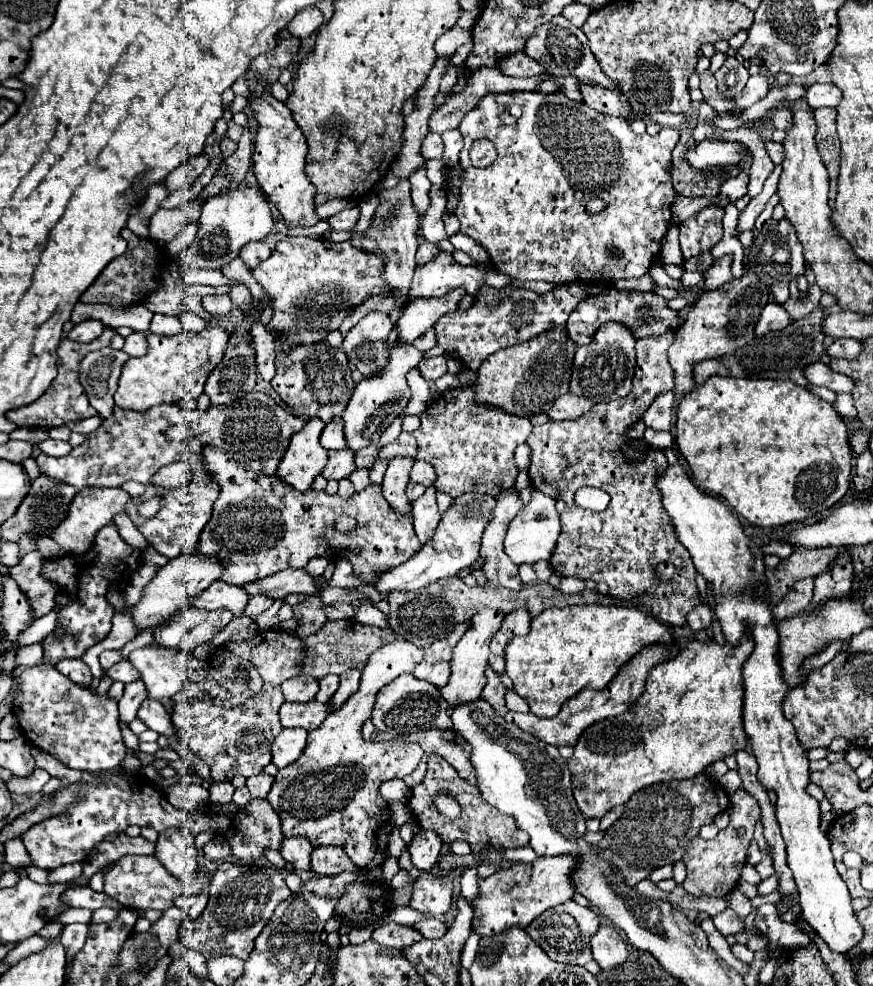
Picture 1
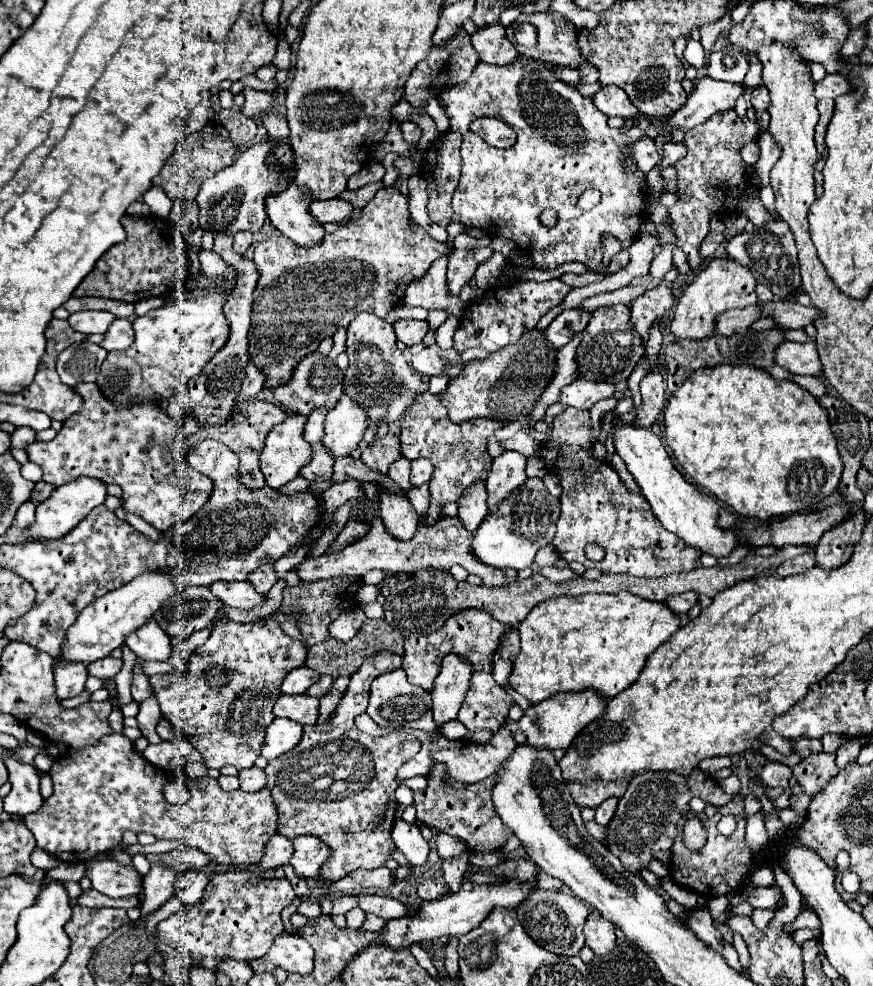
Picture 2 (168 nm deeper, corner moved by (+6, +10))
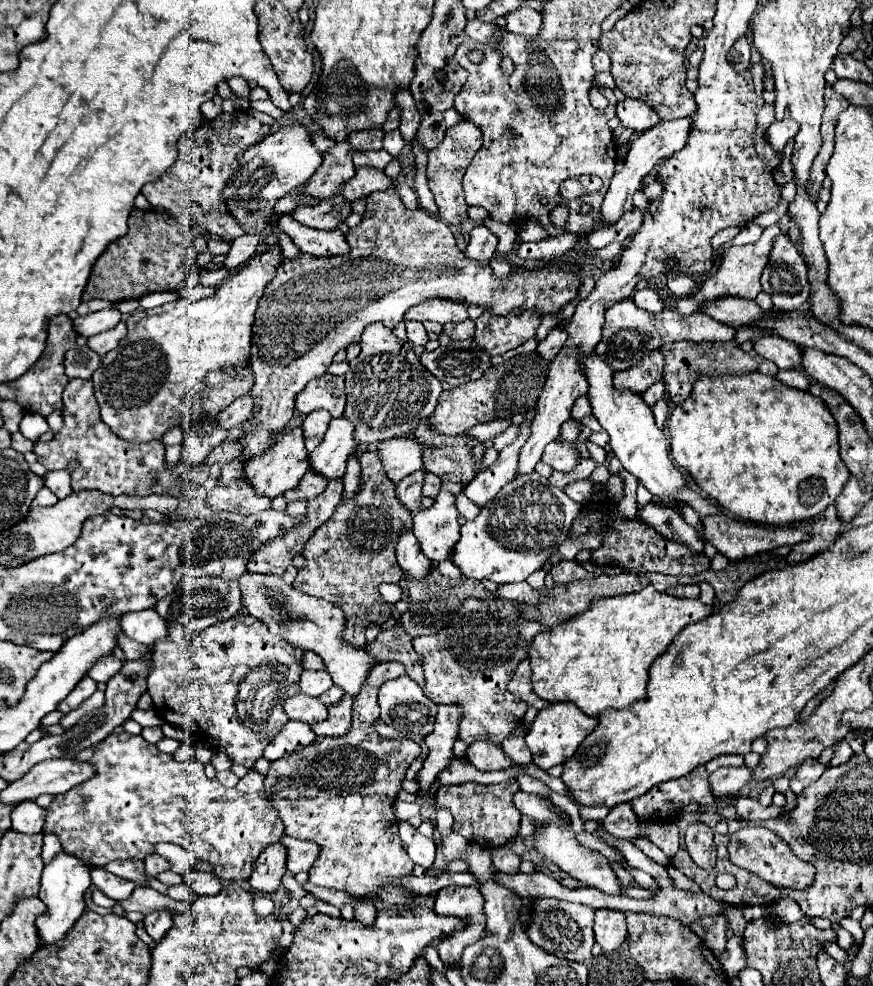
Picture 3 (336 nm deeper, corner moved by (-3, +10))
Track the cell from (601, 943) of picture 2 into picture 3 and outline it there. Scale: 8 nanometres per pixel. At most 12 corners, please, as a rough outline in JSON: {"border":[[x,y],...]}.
{"border":[[596,910],[594,934],[606,952],[626,942],[624,912]]}

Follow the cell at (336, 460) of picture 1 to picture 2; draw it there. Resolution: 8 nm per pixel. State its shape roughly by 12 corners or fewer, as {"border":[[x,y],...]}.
{"border":[[311,444],[313,460],[301,470],[307,480],[327,480],[333,474],[333,454]]}

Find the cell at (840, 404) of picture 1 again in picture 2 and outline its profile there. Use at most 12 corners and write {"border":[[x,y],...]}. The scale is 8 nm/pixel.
{"border":[[793,376],[793,382],[803,386],[815,398],[827,394],[823,378]]}

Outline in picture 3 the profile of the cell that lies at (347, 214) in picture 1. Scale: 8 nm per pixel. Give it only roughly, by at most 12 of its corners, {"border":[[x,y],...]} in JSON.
{"border":[[342,196],[296,206],[292,218],[310,228],[334,230],[352,208]]}

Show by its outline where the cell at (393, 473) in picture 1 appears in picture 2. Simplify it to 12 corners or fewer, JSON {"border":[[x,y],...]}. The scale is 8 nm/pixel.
{"border":[[381,488],[385,530],[399,540],[415,534],[419,516],[407,496]]}

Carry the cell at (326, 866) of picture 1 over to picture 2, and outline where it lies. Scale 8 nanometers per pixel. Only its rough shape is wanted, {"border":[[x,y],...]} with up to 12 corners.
{"border":[[315,836],[293,840],[295,874],[315,878],[331,848]]}

